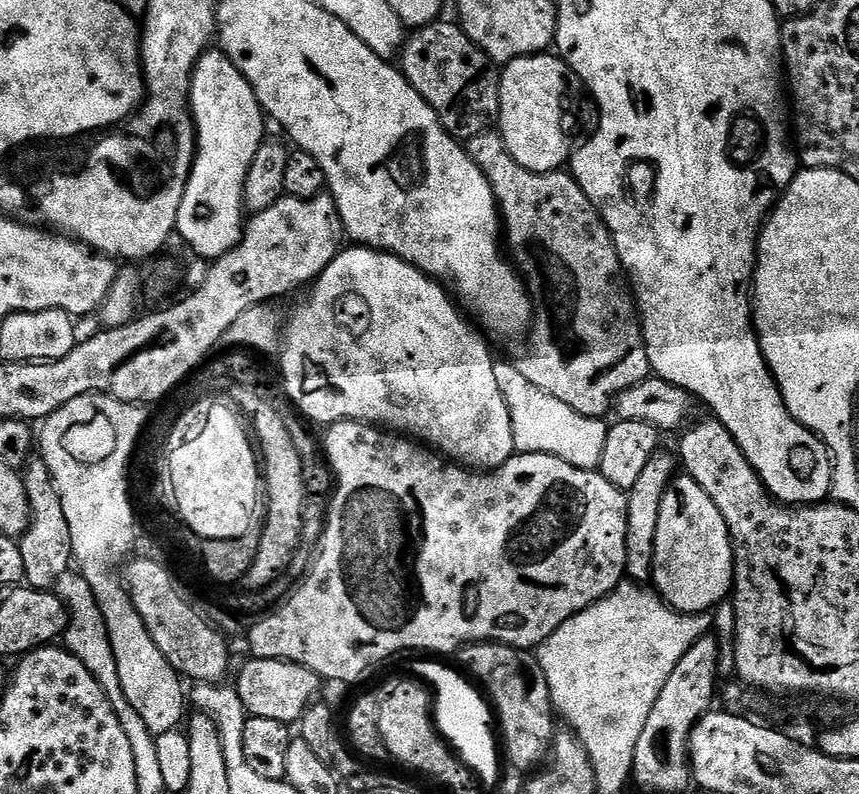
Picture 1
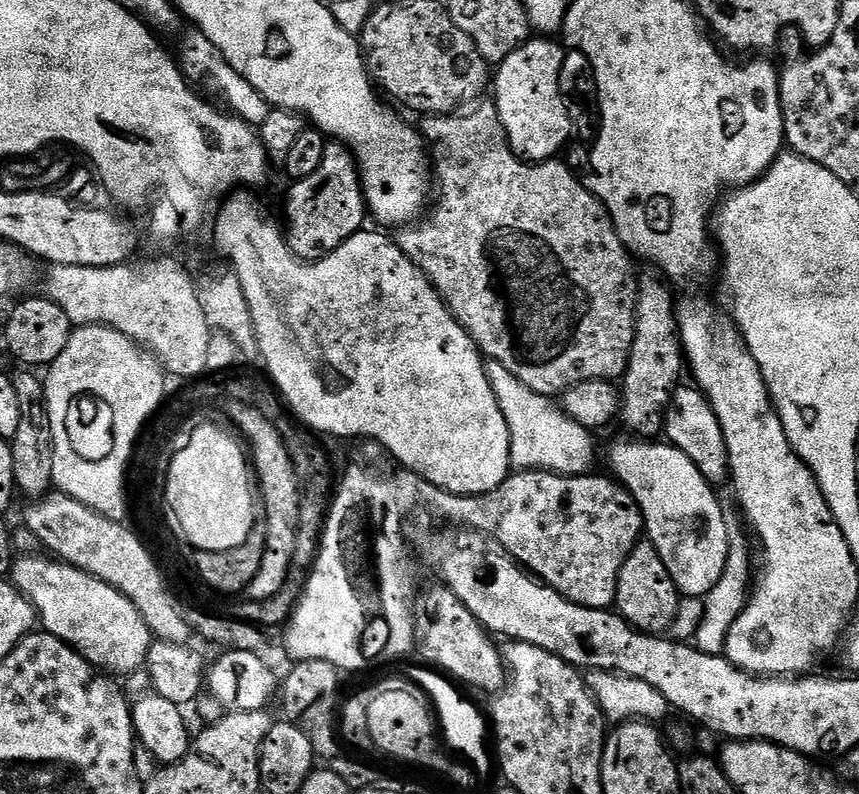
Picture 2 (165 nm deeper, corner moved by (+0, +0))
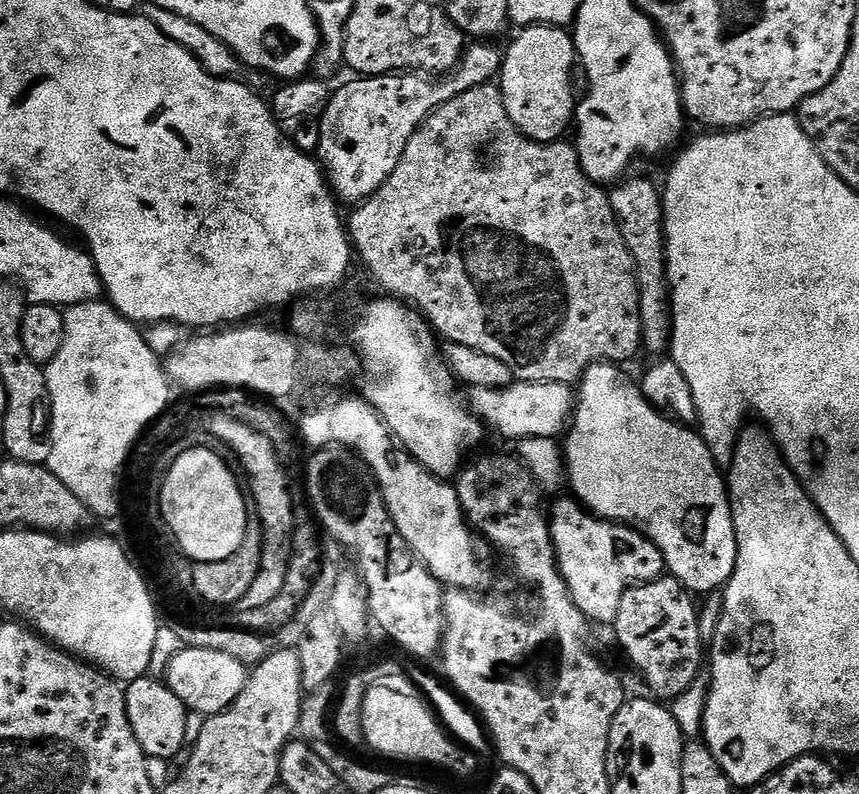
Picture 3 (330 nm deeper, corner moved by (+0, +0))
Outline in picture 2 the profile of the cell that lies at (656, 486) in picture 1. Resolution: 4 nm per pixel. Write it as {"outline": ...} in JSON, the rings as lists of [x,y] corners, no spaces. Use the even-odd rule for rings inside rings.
{"outline":[[[641,538],[622,562],[622,570],[616,583],[615,611],[623,616],[633,628],[649,634],[664,634],[671,629],[680,609],[682,593],[676,587],[666,562],[658,554],[651,540]]]}

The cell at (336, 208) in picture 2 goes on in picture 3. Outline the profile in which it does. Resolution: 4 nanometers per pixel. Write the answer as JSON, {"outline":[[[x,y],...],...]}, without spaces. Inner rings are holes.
{"outline":[[[492,42],[473,45],[451,72],[361,76],[333,91],[331,102],[318,117],[322,138],[315,155],[328,177],[332,195],[341,205],[355,206],[369,200],[384,185],[386,178],[398,170],[398,162],[402,162],[410,138],[414,138],[431,112],[458,98],[458,94],[493,83],[499,77],[500,67],[504,65],[504,52],[496,49]]]}

